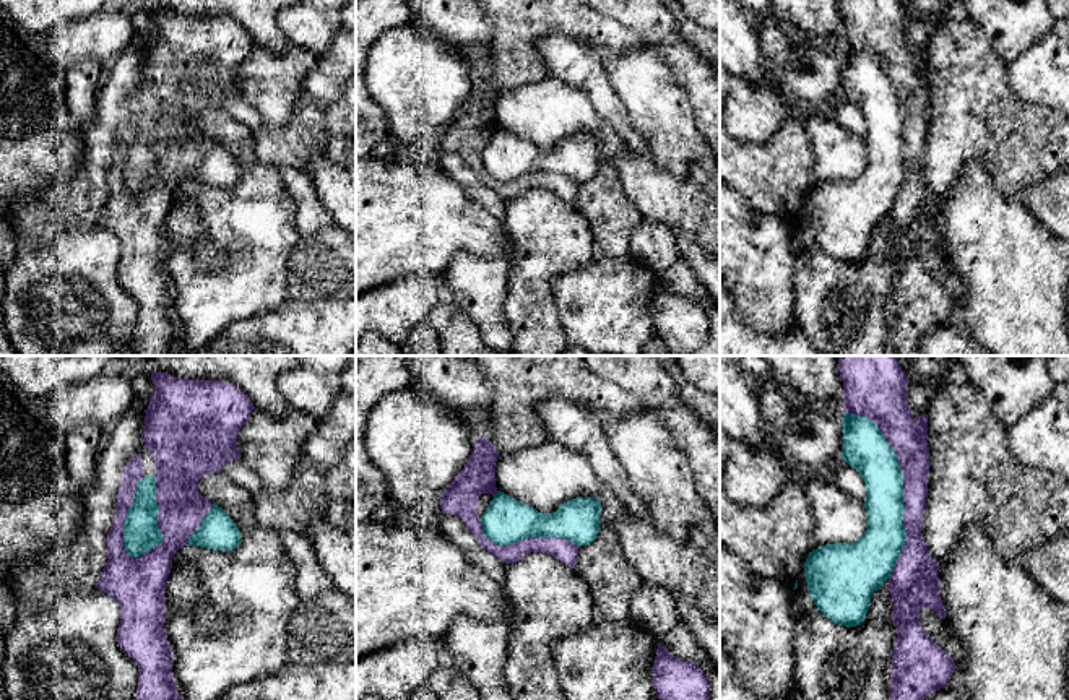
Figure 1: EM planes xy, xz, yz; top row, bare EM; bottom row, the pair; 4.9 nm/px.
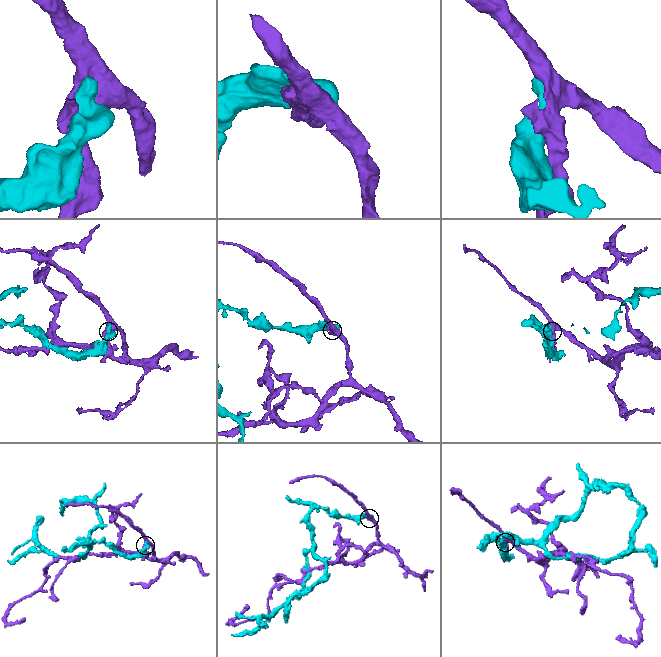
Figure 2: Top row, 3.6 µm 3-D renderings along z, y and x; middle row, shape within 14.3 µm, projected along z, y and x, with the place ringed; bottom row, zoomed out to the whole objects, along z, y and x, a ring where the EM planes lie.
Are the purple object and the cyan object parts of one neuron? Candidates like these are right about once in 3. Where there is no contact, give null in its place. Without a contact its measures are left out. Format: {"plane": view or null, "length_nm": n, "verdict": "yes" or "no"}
{"plane": "xy", "length_nm": 440, "verdict": "no"}

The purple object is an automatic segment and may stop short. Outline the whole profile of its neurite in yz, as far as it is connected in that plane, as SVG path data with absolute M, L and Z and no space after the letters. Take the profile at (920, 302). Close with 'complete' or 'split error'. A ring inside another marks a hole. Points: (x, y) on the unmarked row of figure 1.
M838 0L838 8L843 16L843 45L856 52L866 52L877 60L895 86L903 107L903 164L907 177L889 214L889 227L894 237L890 257L897 266L892 289L889 348L897 356L918 356L921 338L936 326L946 325L952 309L957 305L954 296L924 268L920 258L920 245L923 242L931 244L939 255L947 252L941 235L939 197L928 187L921 169L931 104L928 50L921 50L918 55L911 52L907 34L910 16L898 0Z | complete

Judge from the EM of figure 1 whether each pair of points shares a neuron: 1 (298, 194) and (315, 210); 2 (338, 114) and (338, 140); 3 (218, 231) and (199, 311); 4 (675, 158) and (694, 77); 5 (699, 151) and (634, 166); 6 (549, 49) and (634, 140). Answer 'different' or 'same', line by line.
1: same
2: same
3: same
4: different
5: different
6: same

